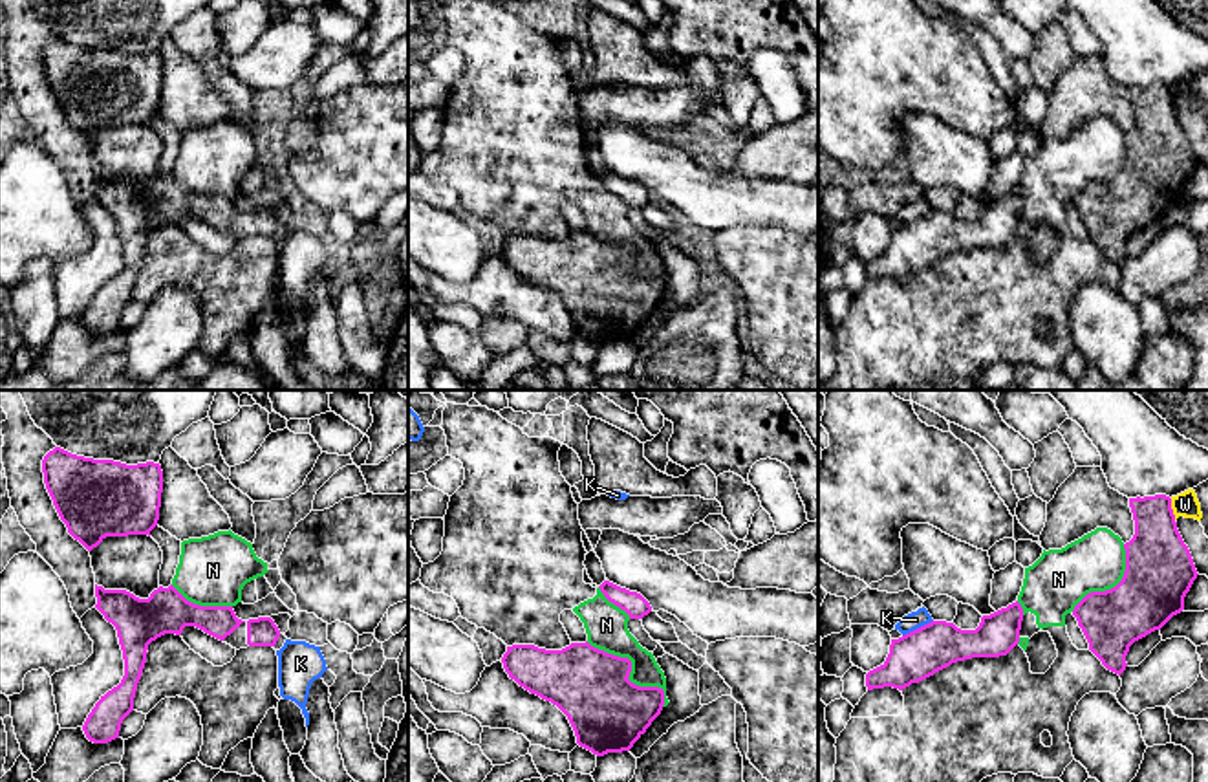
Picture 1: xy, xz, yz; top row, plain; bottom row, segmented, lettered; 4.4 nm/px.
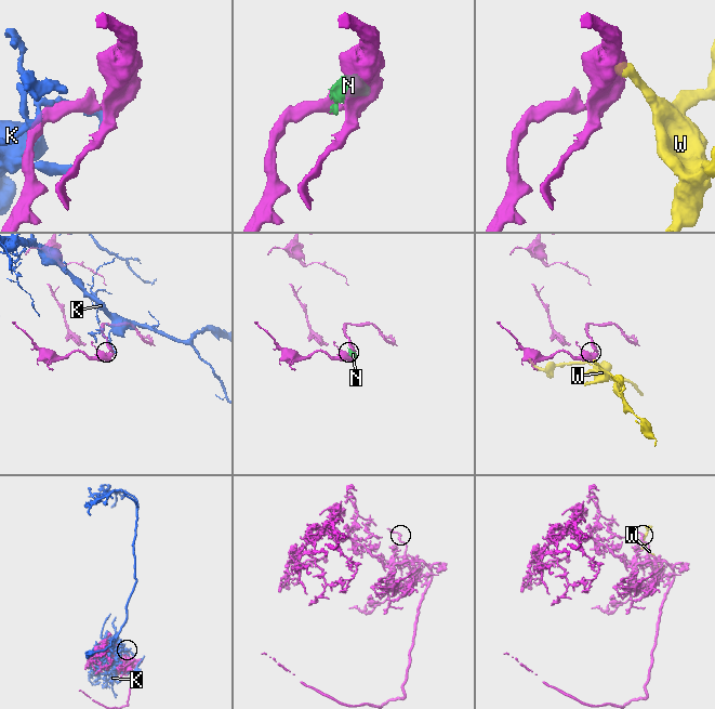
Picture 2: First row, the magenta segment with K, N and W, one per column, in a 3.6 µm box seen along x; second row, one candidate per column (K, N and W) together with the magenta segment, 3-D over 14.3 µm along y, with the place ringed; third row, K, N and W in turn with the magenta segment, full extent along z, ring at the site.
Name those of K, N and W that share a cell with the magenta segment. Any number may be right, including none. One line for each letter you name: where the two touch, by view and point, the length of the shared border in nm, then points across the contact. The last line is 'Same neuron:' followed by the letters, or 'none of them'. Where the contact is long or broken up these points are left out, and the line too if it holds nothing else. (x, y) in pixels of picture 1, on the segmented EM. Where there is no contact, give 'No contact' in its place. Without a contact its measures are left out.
Same neuron: none of them

